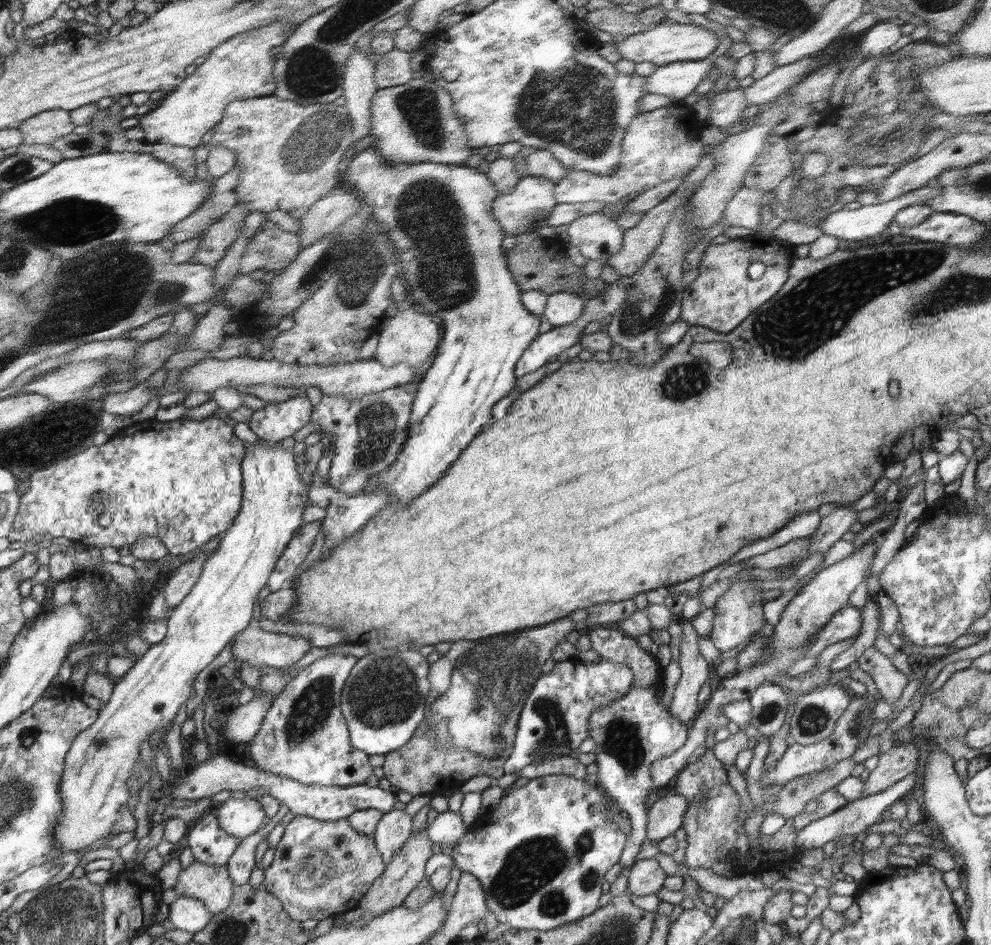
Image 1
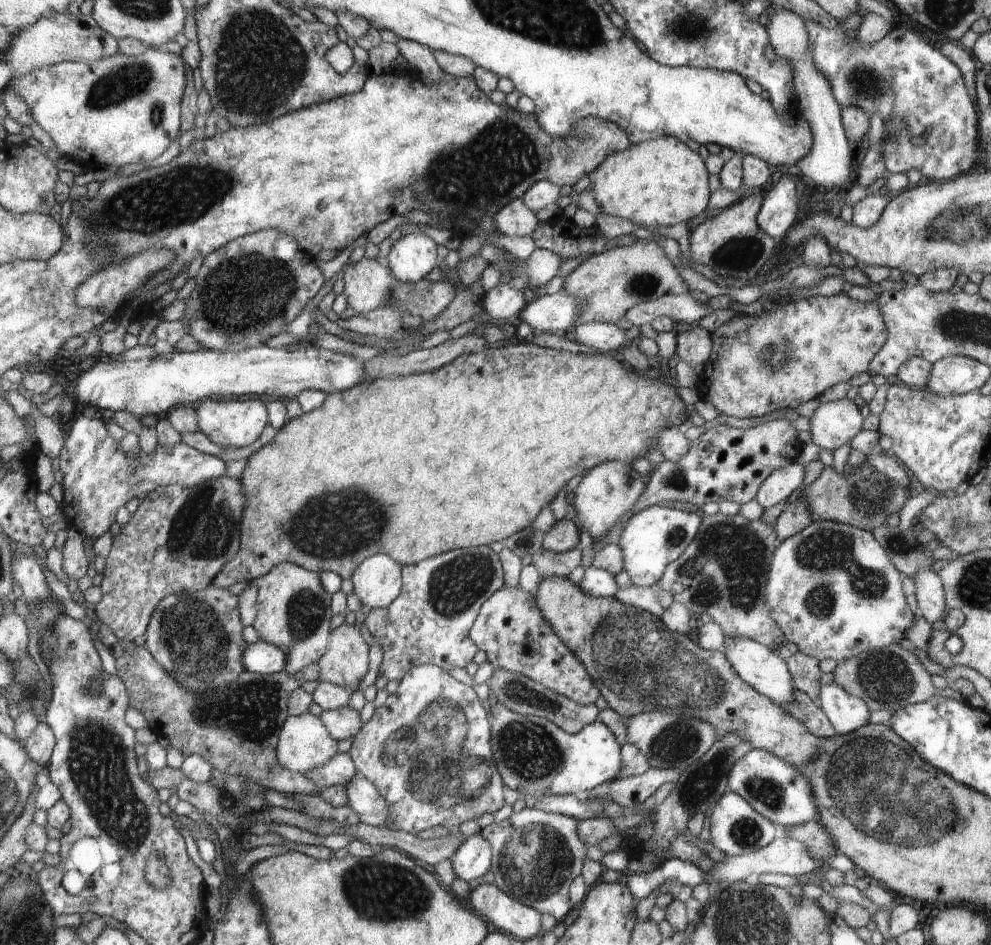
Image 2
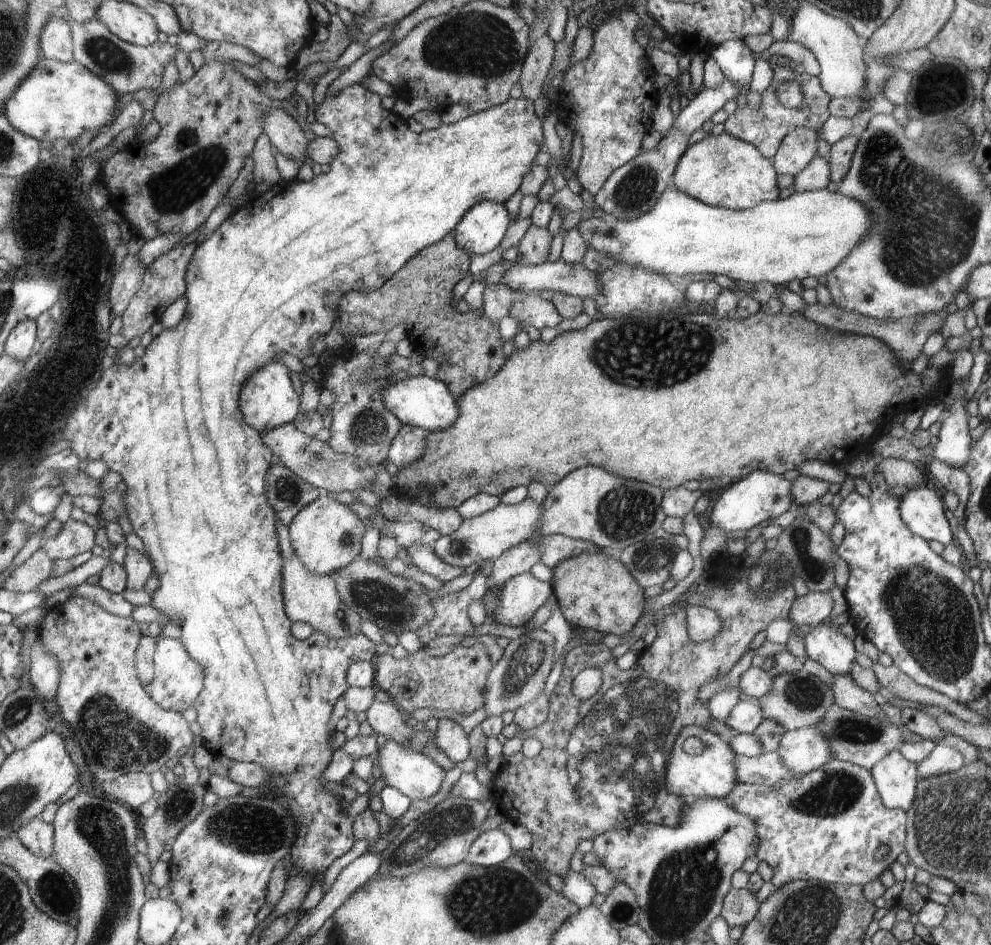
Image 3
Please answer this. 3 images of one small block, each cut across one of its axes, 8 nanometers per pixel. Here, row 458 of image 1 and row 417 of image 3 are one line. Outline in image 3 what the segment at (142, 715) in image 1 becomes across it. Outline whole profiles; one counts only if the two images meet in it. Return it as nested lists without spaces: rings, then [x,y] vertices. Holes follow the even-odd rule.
[[[272,361],[251,374],[241,390],[240,409],[246,424],[260,434],[296,420],[300,412],[300,396],[292,388],[288,368],[280,364],[280,361]]]

